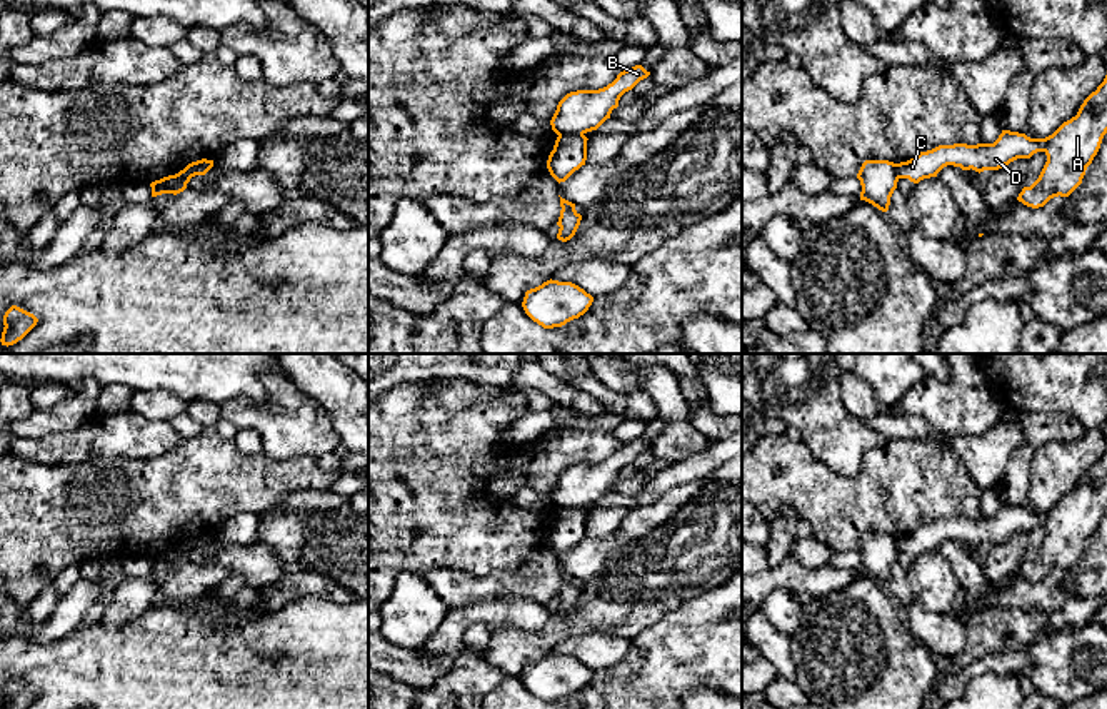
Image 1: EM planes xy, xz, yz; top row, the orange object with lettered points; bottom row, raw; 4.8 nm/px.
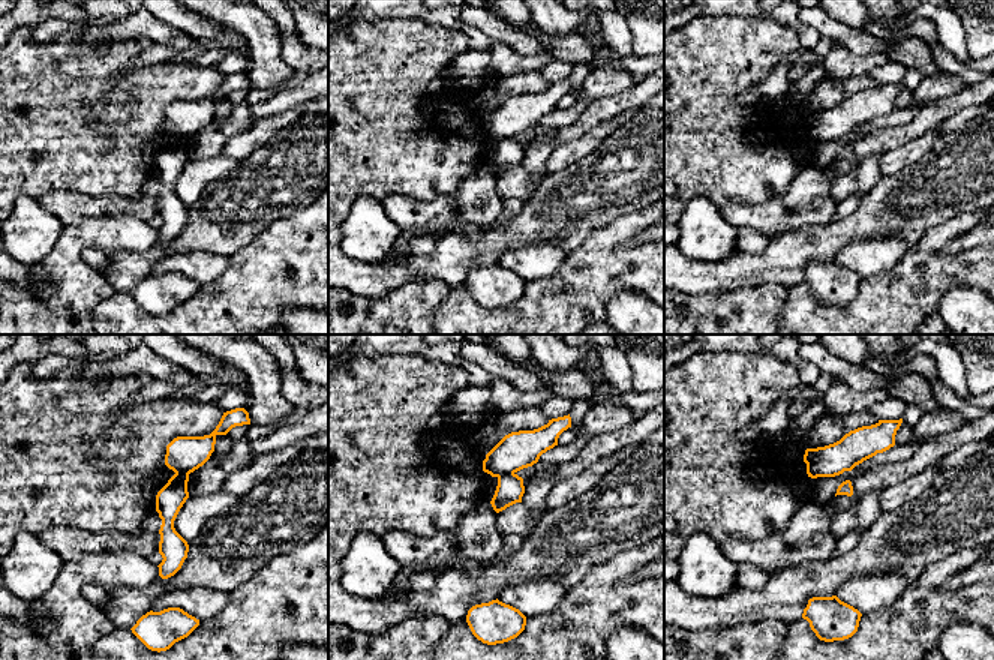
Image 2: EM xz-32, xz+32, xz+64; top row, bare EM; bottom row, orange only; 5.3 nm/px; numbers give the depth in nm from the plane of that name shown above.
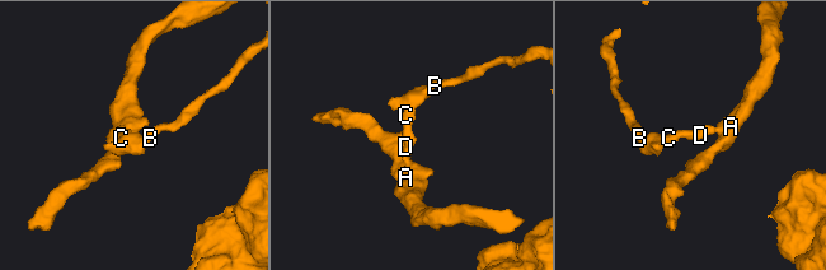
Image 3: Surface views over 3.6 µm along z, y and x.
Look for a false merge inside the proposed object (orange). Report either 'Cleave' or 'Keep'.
Cleave

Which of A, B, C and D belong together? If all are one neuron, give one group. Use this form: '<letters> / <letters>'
A C D / B

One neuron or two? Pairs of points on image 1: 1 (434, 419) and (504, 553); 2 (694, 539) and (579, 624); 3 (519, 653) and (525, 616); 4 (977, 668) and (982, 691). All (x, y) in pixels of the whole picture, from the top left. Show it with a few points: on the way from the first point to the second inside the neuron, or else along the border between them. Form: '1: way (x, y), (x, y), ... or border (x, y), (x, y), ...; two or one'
1: way (437, 452), (440, 456), (440, 484), (474, 519); one
2: way (666, 566), (626, 598), (607, 604); one
3: border (550, 613), (537, 631), (509, 624), (490, 631); two
4: border (1014, 676), (986, 671), (977, 674), (962, 691); two

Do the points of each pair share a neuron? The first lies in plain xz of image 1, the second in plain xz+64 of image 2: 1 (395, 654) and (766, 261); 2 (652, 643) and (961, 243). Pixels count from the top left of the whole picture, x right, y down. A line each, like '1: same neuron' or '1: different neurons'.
1: same neuron
2: different neurons

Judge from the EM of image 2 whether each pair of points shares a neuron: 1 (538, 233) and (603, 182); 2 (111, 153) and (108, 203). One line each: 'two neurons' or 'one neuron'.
1: one neuron
2: two neurons

